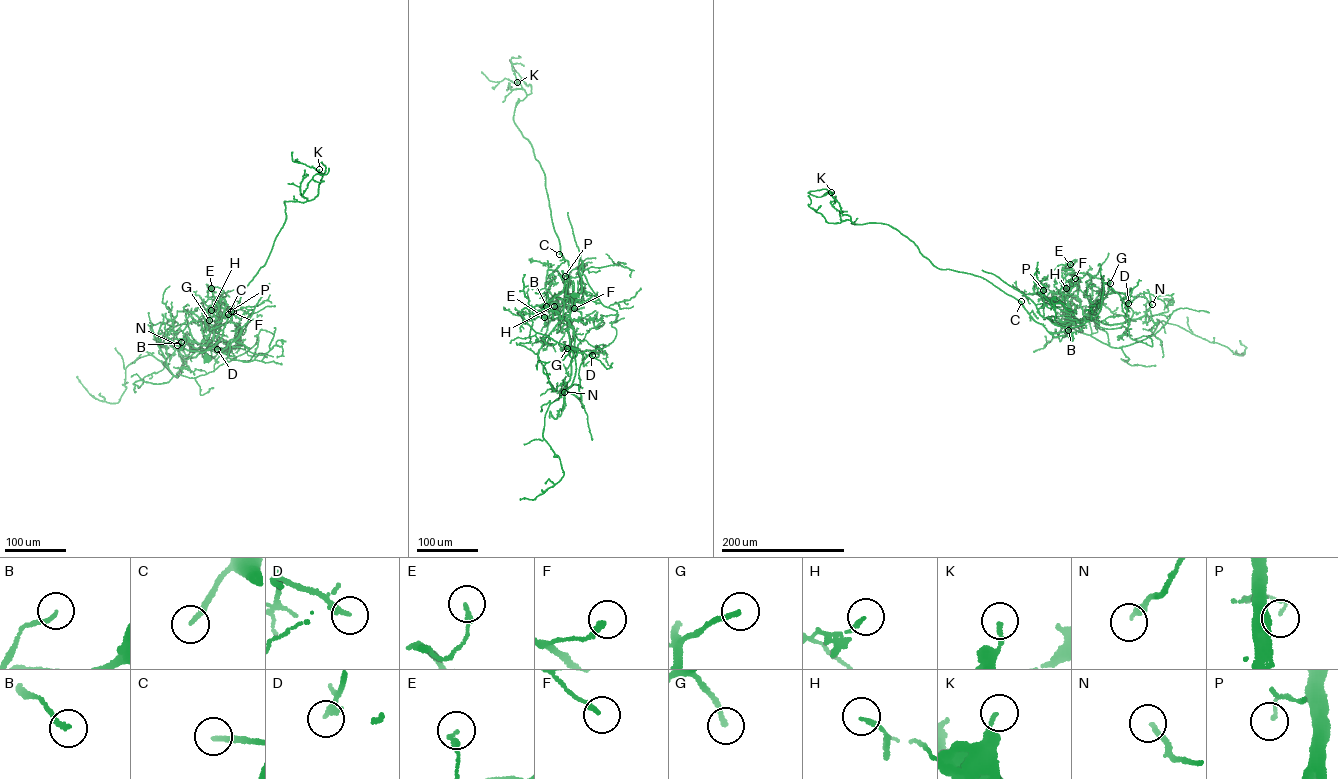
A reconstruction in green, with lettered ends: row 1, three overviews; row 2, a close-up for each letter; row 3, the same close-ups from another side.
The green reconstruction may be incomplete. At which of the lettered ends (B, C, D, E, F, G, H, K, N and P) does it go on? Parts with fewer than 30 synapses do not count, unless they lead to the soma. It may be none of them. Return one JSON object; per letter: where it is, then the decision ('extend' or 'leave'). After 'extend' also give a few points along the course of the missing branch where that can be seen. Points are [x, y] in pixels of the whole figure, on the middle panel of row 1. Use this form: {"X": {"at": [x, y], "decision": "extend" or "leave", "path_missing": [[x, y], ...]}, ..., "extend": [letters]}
{"B": {"at": [546, 306], "decision": "leave"}, "C": {"at": [559, 254], "decision": "extend", "path_missing": [[559, 254], [551, 261], [556, 265], [558, 275], [553, 277], [550, 272]]}, "D": {"at": [592, 355], "decision": "leave"}, "E": {"at": [544, 317], "decision": "leave"}, "F": {"at": [574, 308], "decision": "leave"}, "G": {"at": [567, 348], "decision": "leave"}, "H": {"at": [554, 306], "decision": "leave"}, "K": {"at": [517, 82], "decision": "leave"}, "N": {"at": [564, 392], "decision": "leave"}, "P": {"at": [565, 276], "decision": "leave"}, "extend": ["C"]}

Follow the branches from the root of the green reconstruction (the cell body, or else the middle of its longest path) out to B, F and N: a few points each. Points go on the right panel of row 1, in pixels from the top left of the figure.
B: (1069, 335), (1081, 329), (1081, 319), (1087, 314), (1087, 318), (1075, 322), (1069, 317), (1068, 330)
F: (1069, 335), (1082, 326), (1080, 321), (1075, 321), (1068, 301), (1069, 284), (1075, 278)
N: (1069, 335), (1081, 329), (1081, 319), (1086, 314), (1091, 320), (1112, 325), (1141, 317), (1152, 304)

